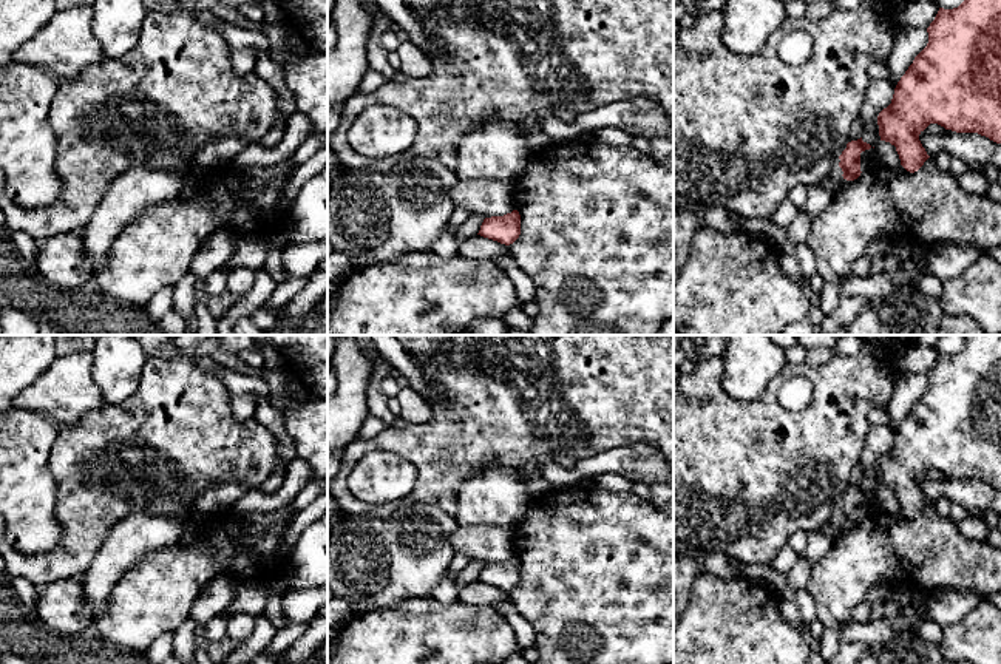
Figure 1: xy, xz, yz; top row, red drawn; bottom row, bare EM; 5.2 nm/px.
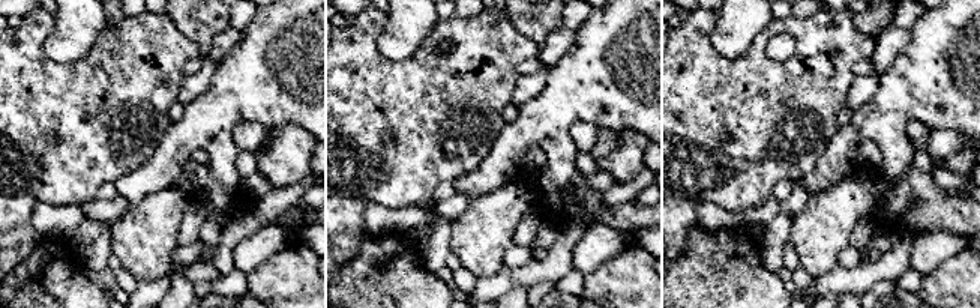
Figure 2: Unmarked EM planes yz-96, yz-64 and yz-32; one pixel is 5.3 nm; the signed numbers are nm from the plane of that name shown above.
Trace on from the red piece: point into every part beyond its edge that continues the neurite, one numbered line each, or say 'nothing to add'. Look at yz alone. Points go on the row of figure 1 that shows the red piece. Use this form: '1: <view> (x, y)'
1: yz (867, 156)

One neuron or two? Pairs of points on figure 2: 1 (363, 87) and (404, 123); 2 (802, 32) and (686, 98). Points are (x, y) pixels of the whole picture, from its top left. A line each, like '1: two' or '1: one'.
1: one
2: one

